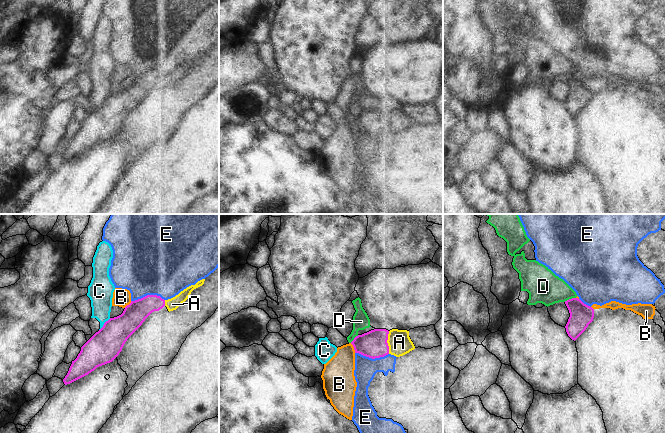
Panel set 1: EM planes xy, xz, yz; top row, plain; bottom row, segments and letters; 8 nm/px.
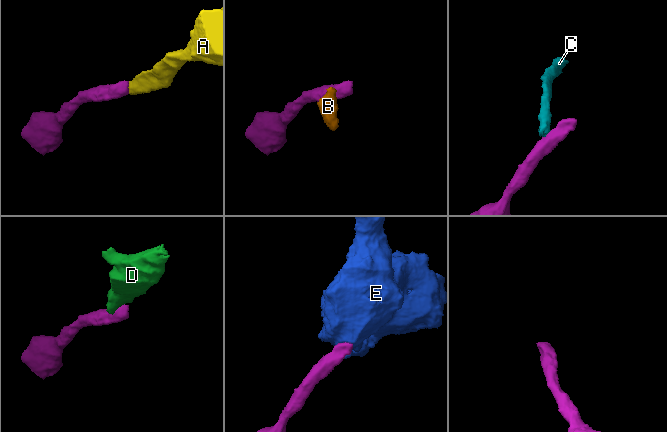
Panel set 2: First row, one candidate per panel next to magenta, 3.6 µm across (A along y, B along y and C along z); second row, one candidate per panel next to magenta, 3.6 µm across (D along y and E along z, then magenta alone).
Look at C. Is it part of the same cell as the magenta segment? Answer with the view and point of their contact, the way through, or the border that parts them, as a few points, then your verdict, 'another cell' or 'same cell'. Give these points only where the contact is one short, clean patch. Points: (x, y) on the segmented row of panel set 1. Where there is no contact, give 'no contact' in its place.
meets magenta in xy at (104, 324); border along xy (110, 318), (99, 330); another cell

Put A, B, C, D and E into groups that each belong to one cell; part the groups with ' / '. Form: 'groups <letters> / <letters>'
groups A / B D / C / E

